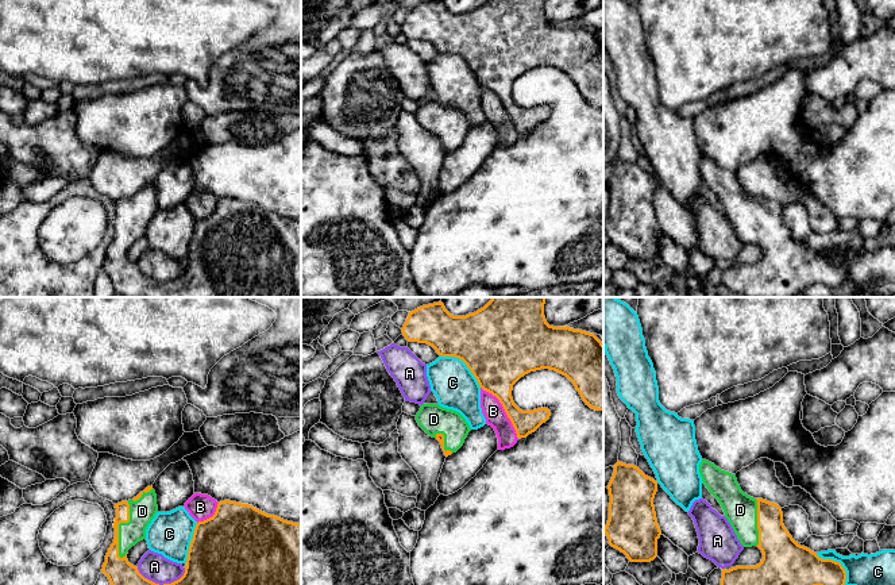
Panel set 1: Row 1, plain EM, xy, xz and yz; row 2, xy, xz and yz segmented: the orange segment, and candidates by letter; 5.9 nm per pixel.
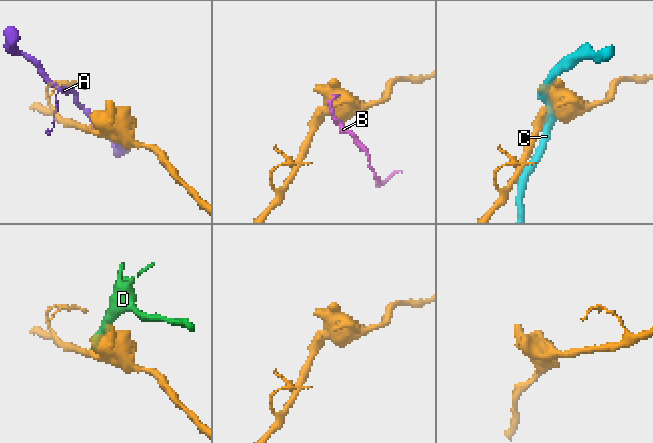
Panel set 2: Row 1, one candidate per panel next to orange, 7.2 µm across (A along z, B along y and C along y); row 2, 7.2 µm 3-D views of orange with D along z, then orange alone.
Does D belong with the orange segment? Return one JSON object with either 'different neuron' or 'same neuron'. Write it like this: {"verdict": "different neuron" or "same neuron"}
{"verdict": "same neuron"}

